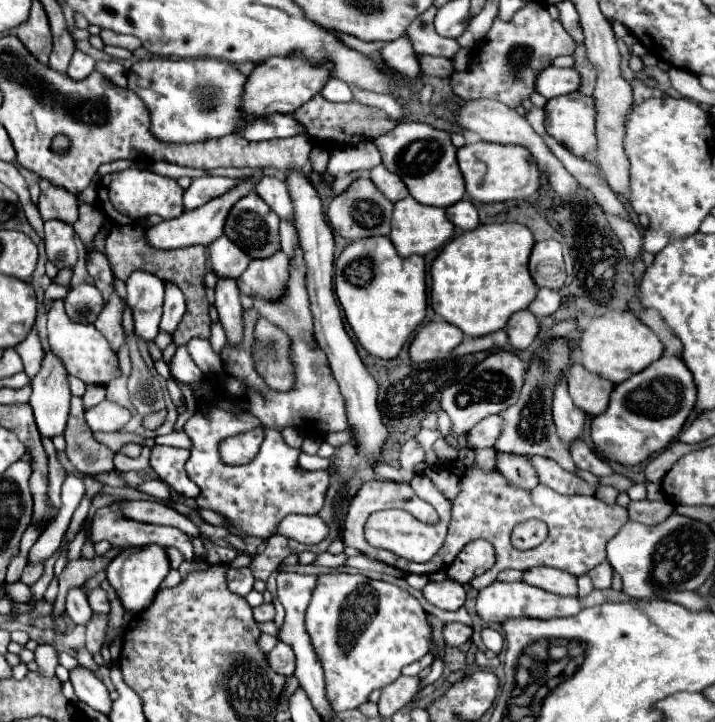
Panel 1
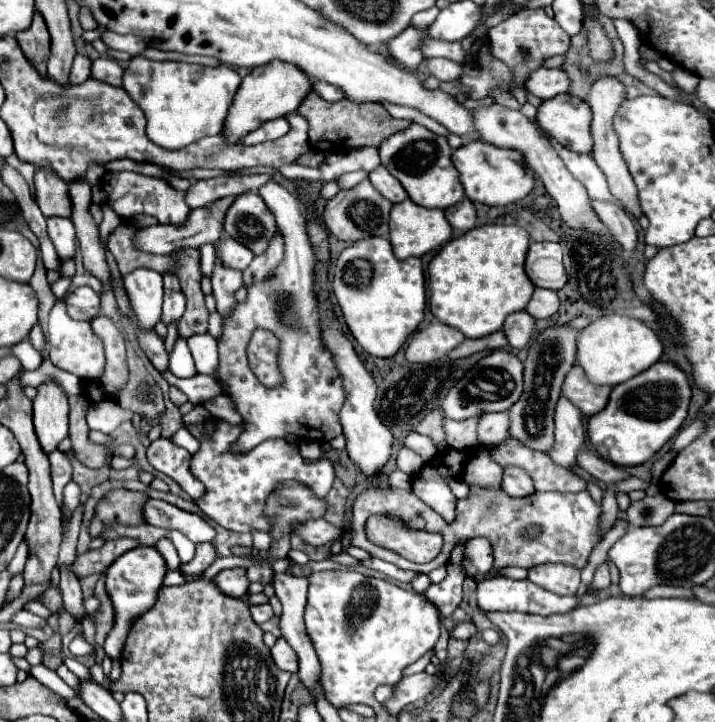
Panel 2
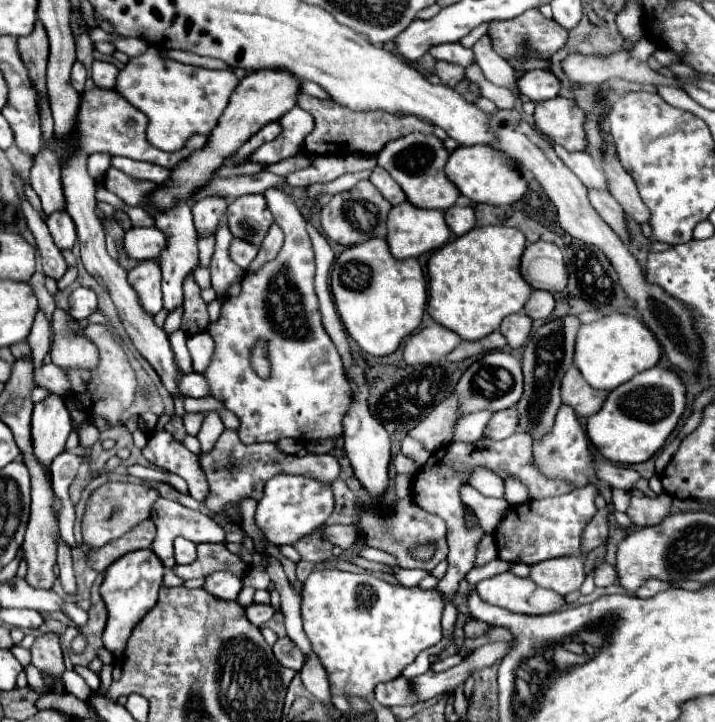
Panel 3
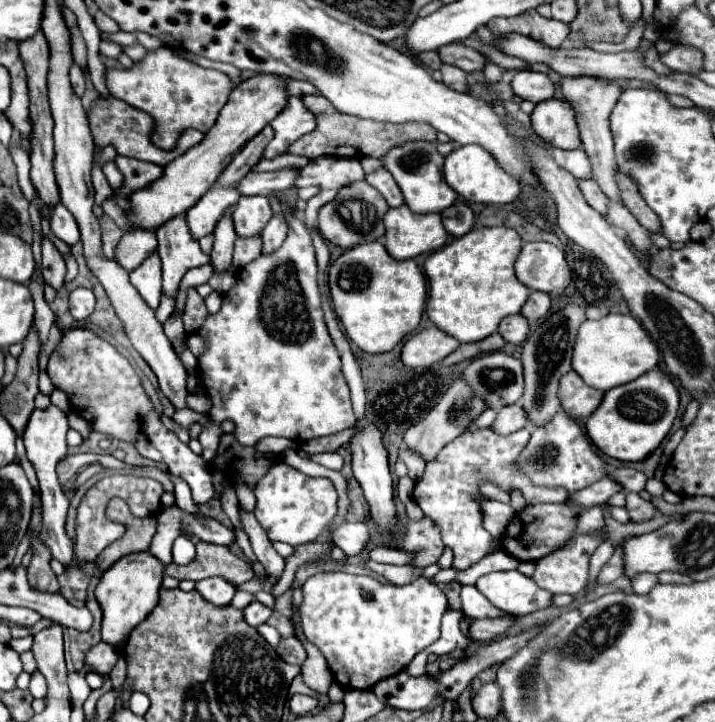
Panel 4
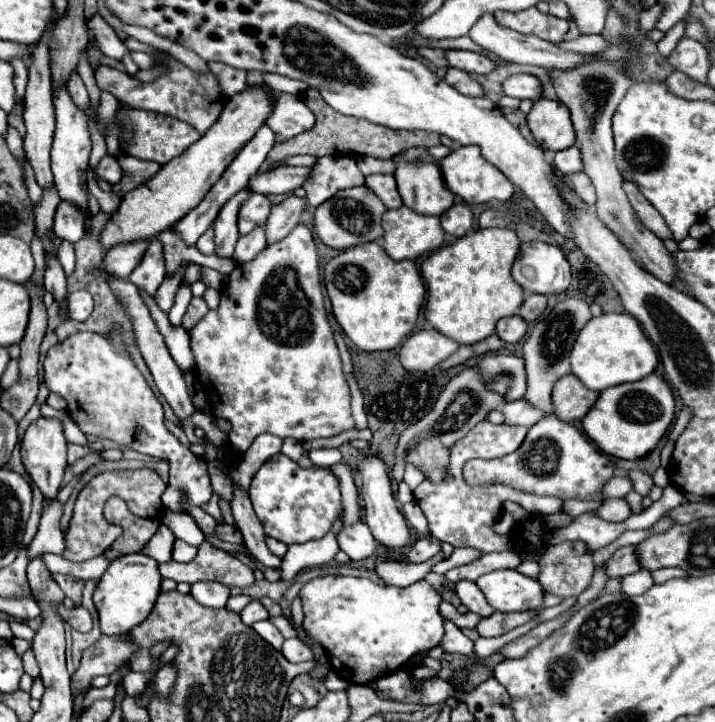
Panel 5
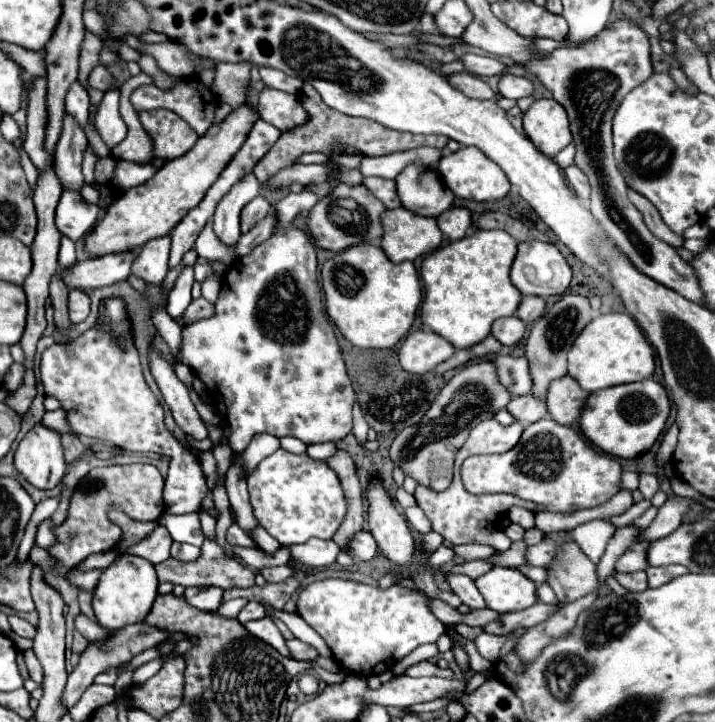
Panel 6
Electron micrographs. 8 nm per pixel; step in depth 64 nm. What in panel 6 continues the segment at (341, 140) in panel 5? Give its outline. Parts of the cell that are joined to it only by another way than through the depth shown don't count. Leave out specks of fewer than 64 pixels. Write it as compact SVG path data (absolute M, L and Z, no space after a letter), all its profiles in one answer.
M304 84L304 90L302 90L302 106L310 114L310 122L304 124L302 128L296 128L292 132L282 134L278 138L278 142L270 148L270 152L256 164L254 176L260 180L260 184L264 184L278 170L294 164L294 160L298 156L302 156L306 152L332 154L332 148L336 144L352 146L358 152L362 152L364 156L388 156L392 152L404 152L404 150L412 150L412 148L418 148L418 146L444 148L446 142L448 142L446 136L416 136L416 134L408 134L408 132L396 132L396 130L384 128L382 124L376 124L374 120L368 120L368 118L354 118L354 116L340 114L340 112L328 108L320 100L320 94L312 88L312 84Z

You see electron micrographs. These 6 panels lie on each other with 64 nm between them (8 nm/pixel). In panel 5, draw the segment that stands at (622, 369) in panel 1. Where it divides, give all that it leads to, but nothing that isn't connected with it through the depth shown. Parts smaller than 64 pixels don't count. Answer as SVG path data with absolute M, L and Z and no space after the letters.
M602 314L598 318L590 318L588 324L580 330L576 344L570 354L572 372L596 392L602 392L610 386L618 386L624 382L636 382L654 372L658 366L658 354L652 342L642 332L636 318L630 314Z

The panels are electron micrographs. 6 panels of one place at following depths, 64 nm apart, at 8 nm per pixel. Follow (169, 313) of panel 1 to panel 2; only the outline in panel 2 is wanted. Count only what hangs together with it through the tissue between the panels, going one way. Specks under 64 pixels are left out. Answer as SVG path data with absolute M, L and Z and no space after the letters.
M166 276L164 280L164 312L162 322L166 326L178 322L184 314L184 294L180 290L180 282L174 276Z

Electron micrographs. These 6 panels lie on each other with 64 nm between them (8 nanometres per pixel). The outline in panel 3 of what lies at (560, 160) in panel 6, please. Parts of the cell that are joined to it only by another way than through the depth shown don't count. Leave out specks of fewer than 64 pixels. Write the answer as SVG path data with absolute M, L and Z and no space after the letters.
M554 146L558 158L582 180L582 184L586 188L600 188L600 190L608 190L606 188L606 176L604 172L600 172L598 164L594 164L592 156L588 156L588 152L568 152L562 146Z

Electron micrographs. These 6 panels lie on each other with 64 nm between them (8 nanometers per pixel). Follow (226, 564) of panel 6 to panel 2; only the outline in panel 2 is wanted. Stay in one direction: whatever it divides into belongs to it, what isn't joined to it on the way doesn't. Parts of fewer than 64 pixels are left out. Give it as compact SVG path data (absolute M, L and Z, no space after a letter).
M204 542L204 544L200 544L200 550L196 550L196 556L194 556L188 564L180 566L180 570L186 572L186 574L192 574L192 576L198 576L198 574L202 574L214 560L216 560L214 546L212 546L210 542Z

